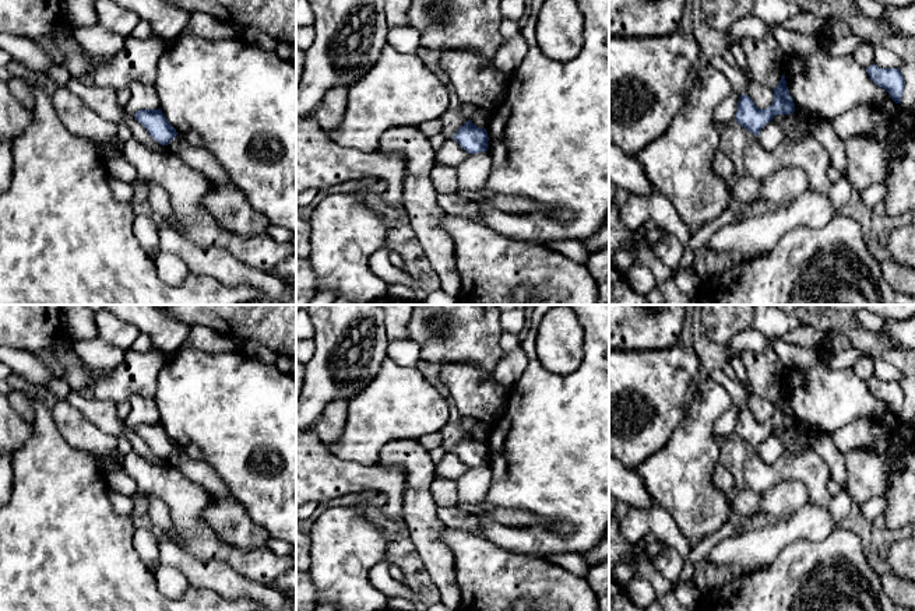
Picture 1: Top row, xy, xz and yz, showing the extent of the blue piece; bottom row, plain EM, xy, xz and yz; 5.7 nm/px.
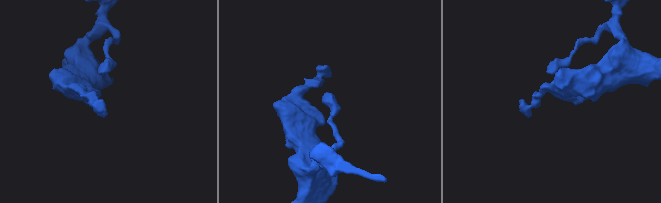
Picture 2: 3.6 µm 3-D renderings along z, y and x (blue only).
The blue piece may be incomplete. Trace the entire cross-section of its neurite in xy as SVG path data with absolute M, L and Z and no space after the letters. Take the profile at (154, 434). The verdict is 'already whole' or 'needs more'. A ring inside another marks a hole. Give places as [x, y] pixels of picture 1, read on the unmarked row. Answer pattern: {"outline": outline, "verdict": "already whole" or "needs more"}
{"outline": "M141 422L136 425L134 432L162 459L168 459L177 449L161 422Z", "verdict": "already whole"}

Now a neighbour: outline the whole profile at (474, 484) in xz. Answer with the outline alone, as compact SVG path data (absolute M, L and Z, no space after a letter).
M488 464L468 467L457 478L458 506L467 512L476 513L483 502L492 482L492 471Z

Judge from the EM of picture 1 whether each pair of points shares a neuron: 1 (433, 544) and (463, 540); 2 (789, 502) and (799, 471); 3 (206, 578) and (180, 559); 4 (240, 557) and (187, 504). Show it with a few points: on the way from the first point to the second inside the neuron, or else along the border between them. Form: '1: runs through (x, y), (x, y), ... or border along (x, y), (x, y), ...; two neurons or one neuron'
1: border along (444, 526), (443, 541), (453, 554), (454, 575); two neurons
2: border along (766, 492), (778, 483), (798, 480), (810, 501); two neurons
3: runs through (200, 575), (186, 564); one neuron
4: runs through (224, 552), (189, 520); one neuron

